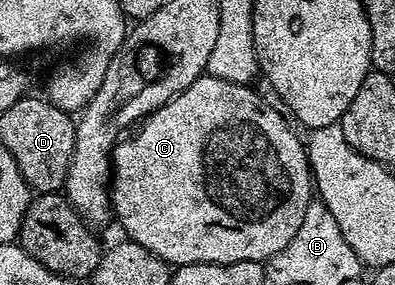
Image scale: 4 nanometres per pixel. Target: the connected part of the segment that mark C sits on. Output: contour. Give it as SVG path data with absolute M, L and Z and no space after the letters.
M199 77L195 84L188 86L182 94L175 95L167 104L154 110L140 123L139 129L141 131L134 138L126 137L118 141L113 147L111 159L111 210L115 218L117 214L118 220L121 221L121 226L125 229L124 237L128 241L143 244L143 248L155 252L155 256L159 256L173 268L200 262L231 264L243 260L265 264L269 258L277 252L282 252L283 248L291 243L291 238L299 230L303 216L306 215L309 203L315 198L315 183L309 168L307 146L302 139L301 142L297 139L298 131L289 127L287 120L283 120L283 116L279 116L279 112L275 112L271 104L264 102L252 85L240 86L218 78Z

